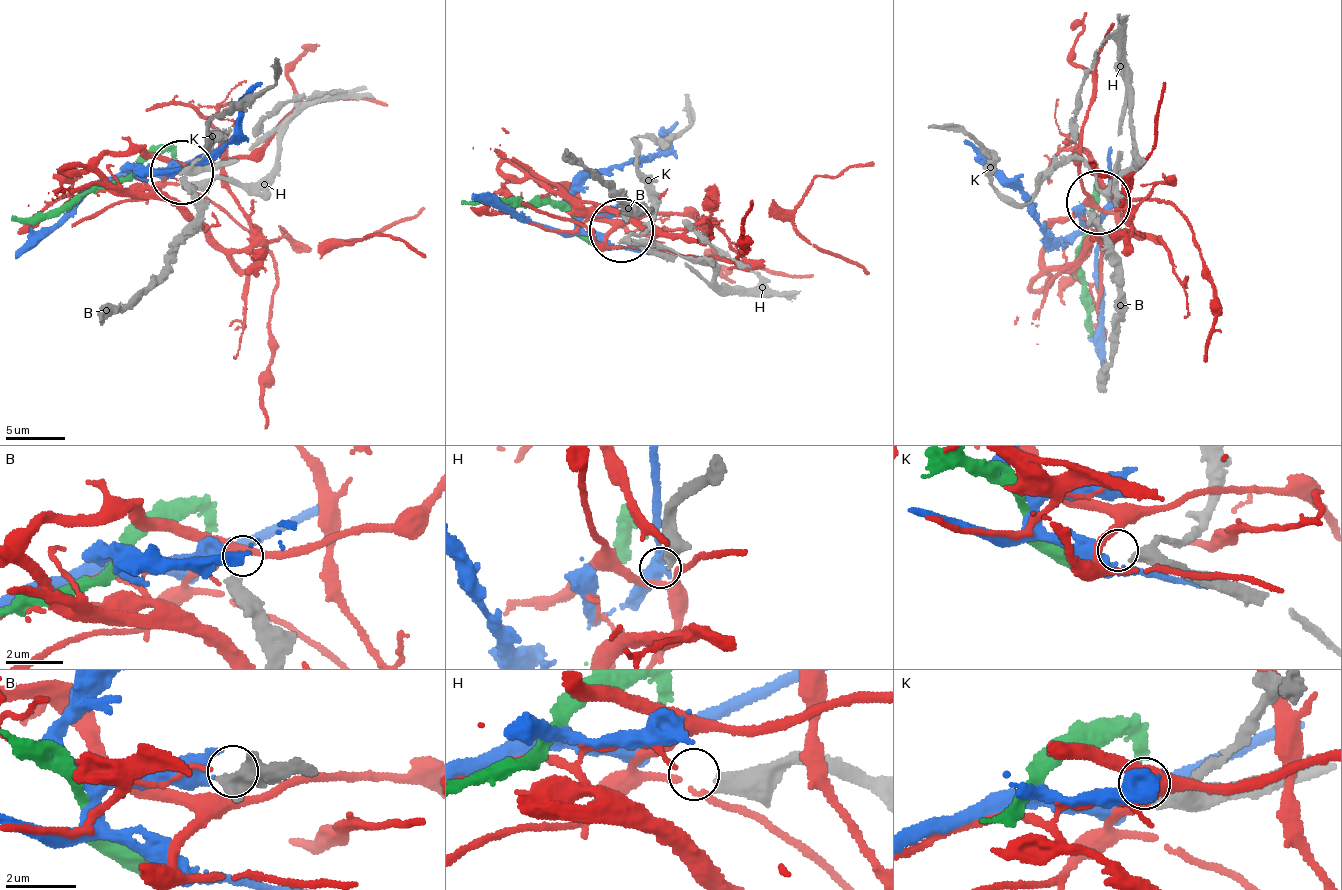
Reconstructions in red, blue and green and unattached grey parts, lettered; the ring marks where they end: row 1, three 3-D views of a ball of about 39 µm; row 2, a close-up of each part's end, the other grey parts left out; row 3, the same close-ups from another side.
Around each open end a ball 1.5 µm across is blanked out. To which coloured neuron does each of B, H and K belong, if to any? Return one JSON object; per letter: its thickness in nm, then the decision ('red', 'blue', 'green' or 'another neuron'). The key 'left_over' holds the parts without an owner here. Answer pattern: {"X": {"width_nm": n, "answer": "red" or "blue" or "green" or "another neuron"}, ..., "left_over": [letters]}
{"B": {"width_nm": 480, "answer": "another neuron"}, "H": {"width_nm": 420, "answer": "another neuron"}, "K": {"width_nm": 360, "answer": "another neuron"}, "left_over": ["B", "H", "K"]}

